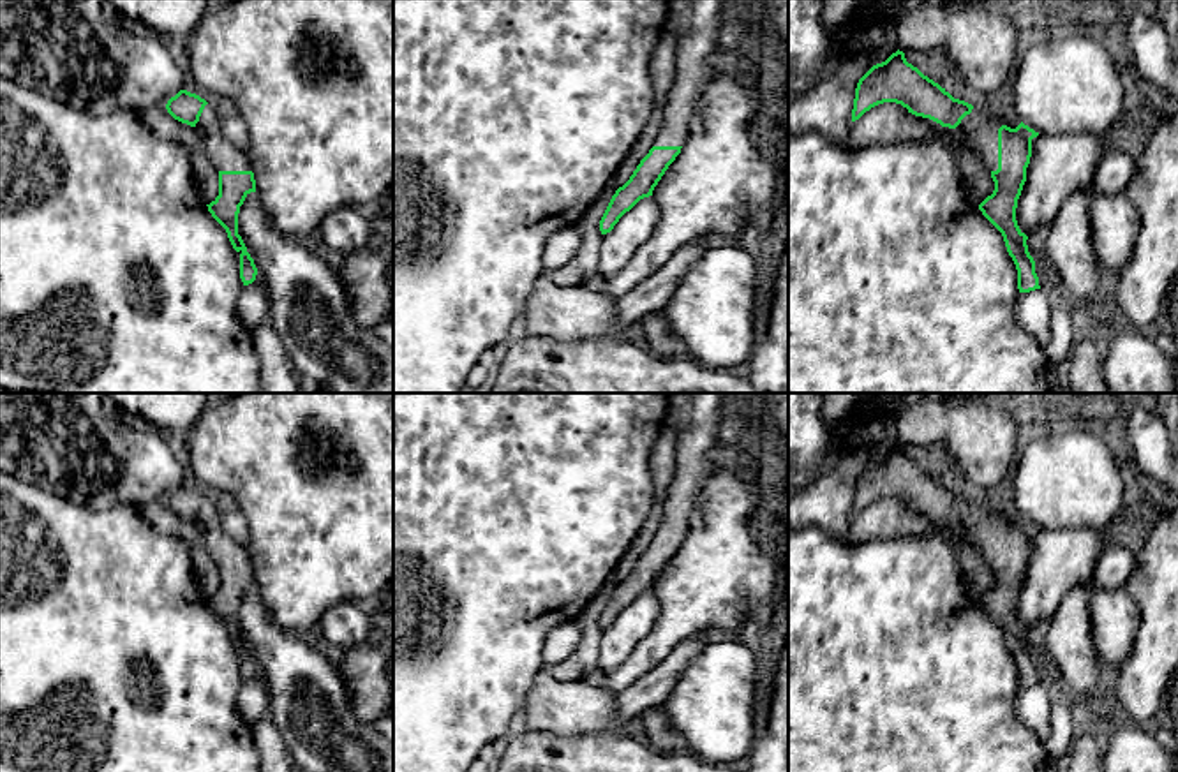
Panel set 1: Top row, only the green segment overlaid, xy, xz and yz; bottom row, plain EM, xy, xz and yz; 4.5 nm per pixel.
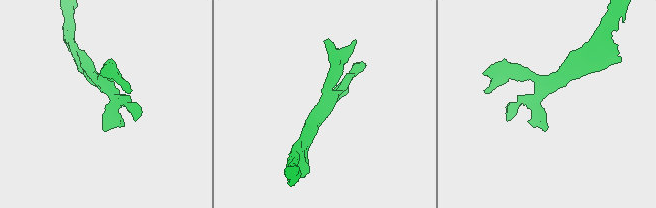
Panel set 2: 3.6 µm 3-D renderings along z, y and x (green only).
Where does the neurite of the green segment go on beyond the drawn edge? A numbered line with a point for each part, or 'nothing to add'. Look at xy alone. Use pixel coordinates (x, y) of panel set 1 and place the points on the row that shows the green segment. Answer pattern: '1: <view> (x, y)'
1: xy (224, 155)

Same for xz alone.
1: xz (697, 22)

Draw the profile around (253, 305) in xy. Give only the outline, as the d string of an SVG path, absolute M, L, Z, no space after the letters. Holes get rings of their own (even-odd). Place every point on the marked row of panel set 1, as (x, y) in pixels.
M254 280L249 286L243 286L238 301L236 301L236 314L242 324L252 331L261 323L268 319L270 301L265 286Z

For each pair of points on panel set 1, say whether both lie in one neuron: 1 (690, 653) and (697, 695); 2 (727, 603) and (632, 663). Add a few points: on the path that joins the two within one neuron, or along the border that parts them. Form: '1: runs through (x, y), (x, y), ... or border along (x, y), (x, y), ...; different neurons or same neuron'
1: border along (708, 645), (685, 670), (669, 695); different neurons
2: runs through (704, 603), (699, 603), (655, 647); same neuron

